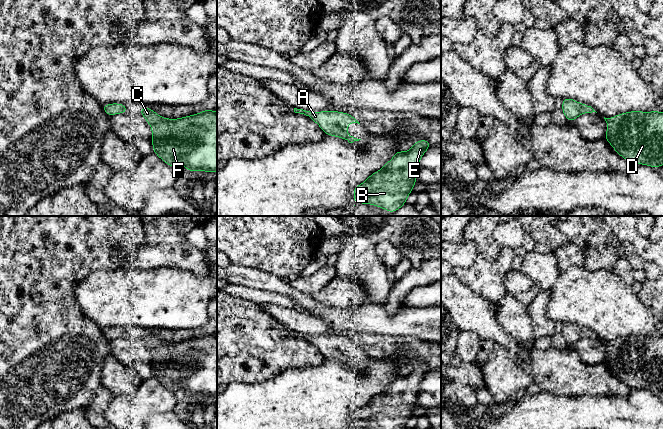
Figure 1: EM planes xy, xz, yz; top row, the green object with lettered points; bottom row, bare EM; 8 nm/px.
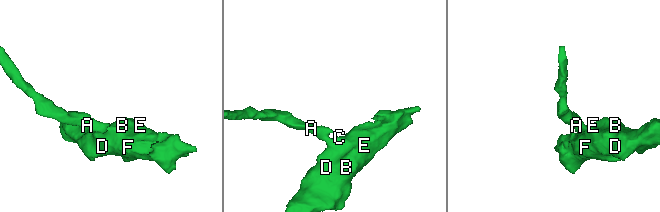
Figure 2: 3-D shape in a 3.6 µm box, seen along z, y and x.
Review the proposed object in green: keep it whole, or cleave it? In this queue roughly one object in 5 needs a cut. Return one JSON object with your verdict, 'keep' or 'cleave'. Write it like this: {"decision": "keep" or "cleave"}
{"decision": "keep"}

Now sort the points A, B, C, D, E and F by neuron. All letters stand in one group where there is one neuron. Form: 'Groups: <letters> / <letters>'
Groups: A B C D E F

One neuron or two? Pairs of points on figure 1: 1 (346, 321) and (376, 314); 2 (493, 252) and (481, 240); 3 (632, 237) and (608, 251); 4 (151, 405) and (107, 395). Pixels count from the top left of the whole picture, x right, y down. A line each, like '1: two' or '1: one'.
1: one
2: one
3: two
4: two

